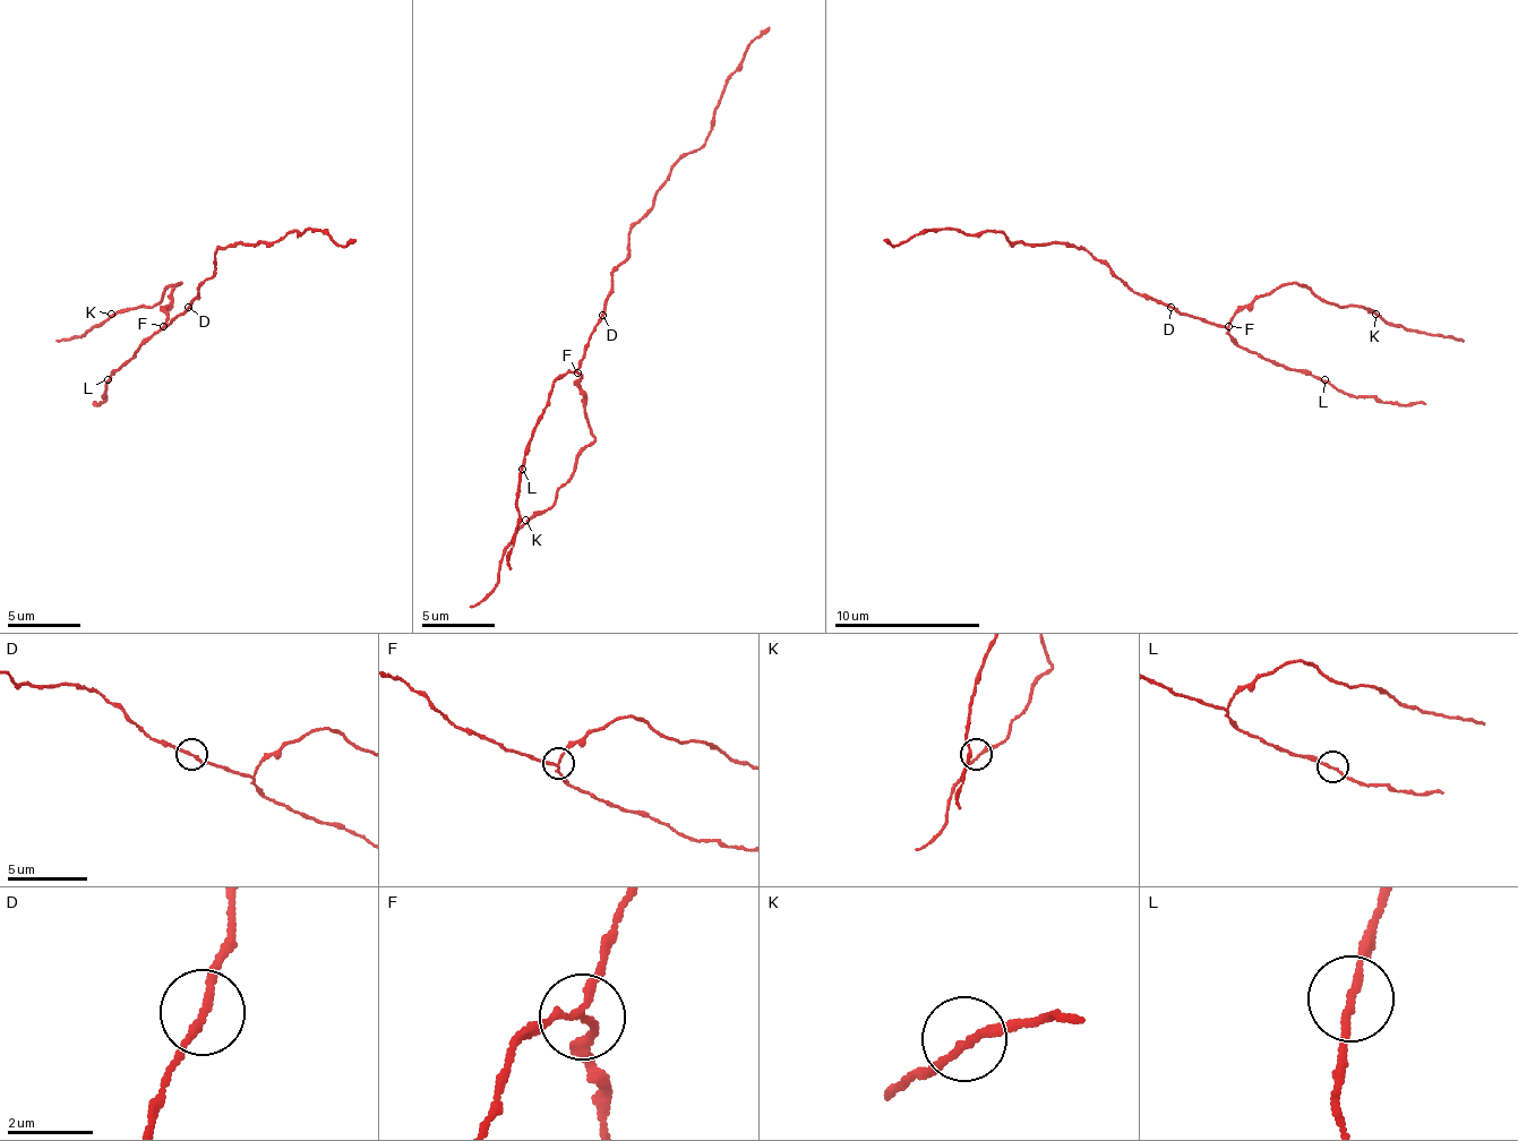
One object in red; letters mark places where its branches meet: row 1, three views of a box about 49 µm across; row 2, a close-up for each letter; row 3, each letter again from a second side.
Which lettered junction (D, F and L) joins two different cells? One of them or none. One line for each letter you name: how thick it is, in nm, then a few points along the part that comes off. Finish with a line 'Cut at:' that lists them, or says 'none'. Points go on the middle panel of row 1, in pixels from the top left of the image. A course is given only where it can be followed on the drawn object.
F: 160 nm thick; foreign part runs (576, 374), (594, 439), (550, 505), (517, 530), (496, 585), (470, 607)
Cut at: F

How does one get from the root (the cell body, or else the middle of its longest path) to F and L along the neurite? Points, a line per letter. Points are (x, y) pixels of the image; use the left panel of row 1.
F: (188, 307), (173, 322), (163, 325)
L: (188, 307), (173, 322), (159, 328), (108, 379)

